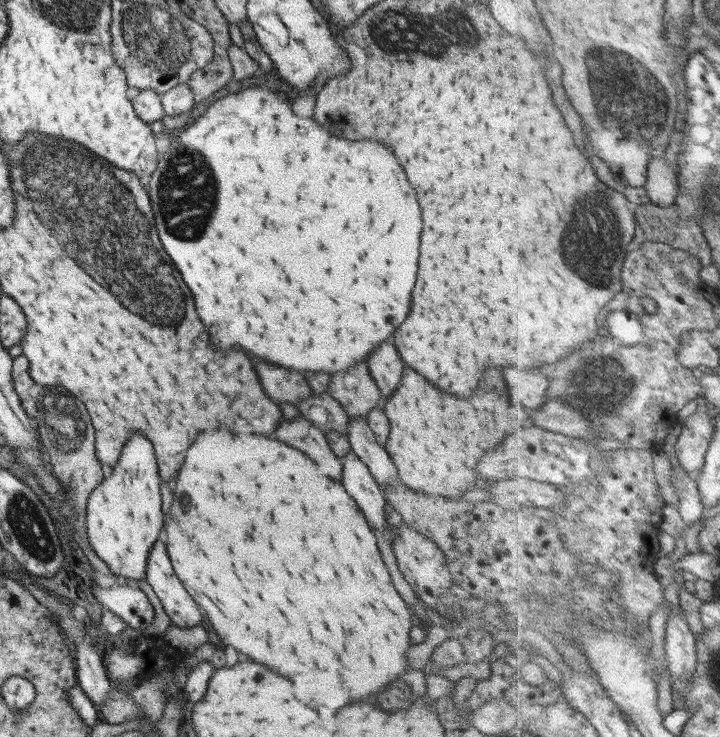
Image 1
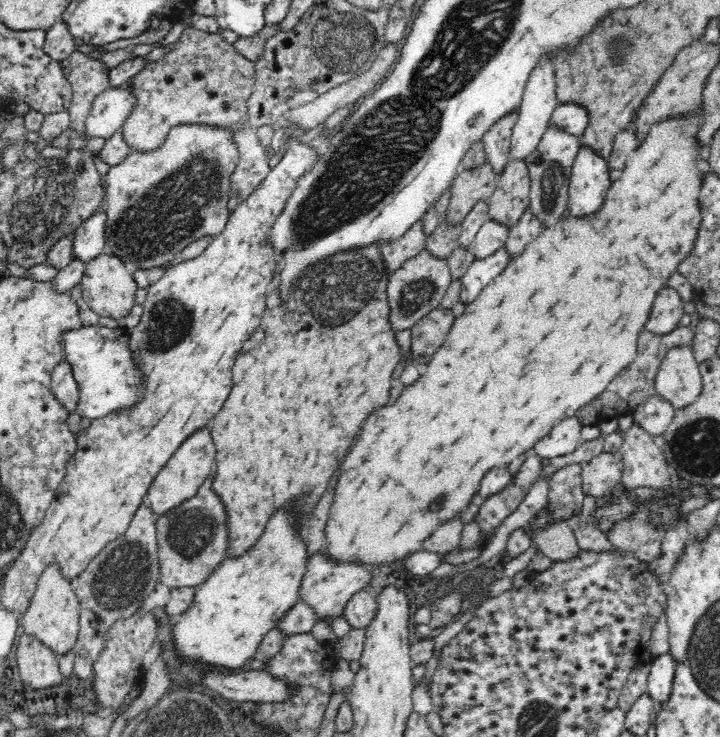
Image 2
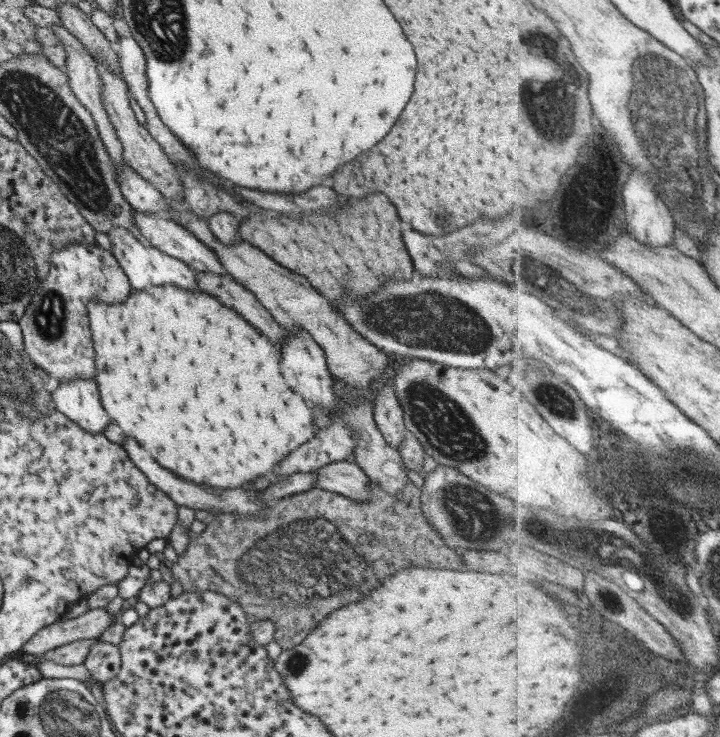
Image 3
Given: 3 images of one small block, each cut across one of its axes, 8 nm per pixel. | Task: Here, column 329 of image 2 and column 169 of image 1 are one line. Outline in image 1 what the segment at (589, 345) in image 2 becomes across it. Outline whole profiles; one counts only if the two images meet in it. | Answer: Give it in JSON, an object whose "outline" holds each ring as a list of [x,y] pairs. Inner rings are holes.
{"outline":[[[217,430],[211,434],[201,434],[197,440],[189,446],[183,466],[179,468],[175,490],[173,490],[173,502],[169,508],[169,516],[165,518],[165,536],[167,536],[167,556],[175,576],[179,578],[185,591],[198,604],[202,614],[207,620],[225,647],[233,646],[239,654],[247,656],[249,660],[257,664],[267,664],[271,672],[279,674],[281,662],[295,662],[293,674],[303,674],[307,668],[323,668],[329,670],[331,676],[339,678],[331,688],[323,688],[323,692],[317,692],[317,696],[323,696],[321,702],[327,702],[327,710],[335,710],[341,706],[347,706],[351,702],[365,702],[373,694],[383,692],[391,682],[401,680],[401,676],[409,670],[407,664],[407,648],[409,648],[409,630],[411,630],[412,613],[405,607],[401,596],[395,592],[393,584],[389,582],[389,574],[385,570],[385,564],[381,562],[375,536],[371,534],[369,526],[361,518],[359,510],[353,504],[354,500],[345,492],[340,482],[335,482],[327,476],[317,476],[315,462],[309,460],[293,450],[283,446],[275,440],[261,440],[257,436],[235,436],[225,430]]]}

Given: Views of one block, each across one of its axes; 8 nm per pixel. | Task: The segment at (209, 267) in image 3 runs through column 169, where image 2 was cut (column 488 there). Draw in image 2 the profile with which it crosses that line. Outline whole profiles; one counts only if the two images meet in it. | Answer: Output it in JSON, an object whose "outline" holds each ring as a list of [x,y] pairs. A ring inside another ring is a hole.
{"outline":[[[488,220],[480,227],[468,249],[474,255],[475,260],[482,260],[482,258],[492,256],[494,252],[503,248],[508,235],[508,226]]]}

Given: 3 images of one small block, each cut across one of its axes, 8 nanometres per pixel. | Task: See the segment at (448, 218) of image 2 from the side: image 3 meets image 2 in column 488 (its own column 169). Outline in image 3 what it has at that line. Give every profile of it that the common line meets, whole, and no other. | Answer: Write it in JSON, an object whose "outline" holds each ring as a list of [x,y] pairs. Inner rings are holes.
{"outline":[[[96,60],[96,71],[101,81],[101,105],[107,113],[109,122],[115,131],[117,140],[121,143],[122,160],[131,167],[143,180],[152,184],[153,188],[160,192],[163,198],[181,199],[182,184],[178,179],[178,174],[173,165],[168,161],[161,147],[153,140],[153,137],[145,130],[133,116],[133,111],[129,107],[129,98],[127,98],[128,86],[126,82],[116,75],[115,71],[108,69],[108,64]]]}

